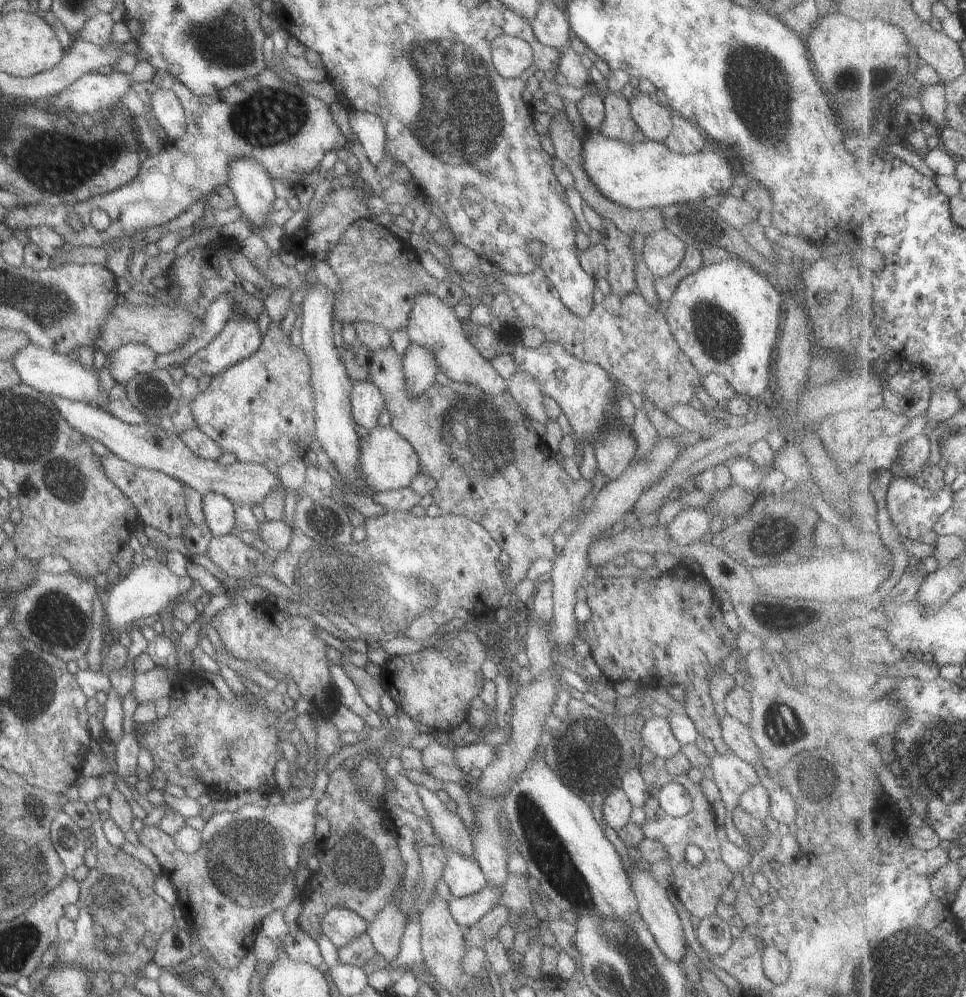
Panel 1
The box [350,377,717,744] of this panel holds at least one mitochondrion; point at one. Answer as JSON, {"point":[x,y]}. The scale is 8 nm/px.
{"point":[473,435]}

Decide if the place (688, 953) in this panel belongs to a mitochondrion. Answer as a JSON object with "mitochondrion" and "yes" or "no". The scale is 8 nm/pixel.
{"mitochondrion":"no"}

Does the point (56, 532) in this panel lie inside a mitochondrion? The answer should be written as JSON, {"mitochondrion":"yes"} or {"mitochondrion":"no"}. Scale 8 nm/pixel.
{"mitochondrion":"no"}

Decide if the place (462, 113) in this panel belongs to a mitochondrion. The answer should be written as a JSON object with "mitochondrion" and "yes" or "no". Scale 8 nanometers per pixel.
{"mitochondrion":"yes"}

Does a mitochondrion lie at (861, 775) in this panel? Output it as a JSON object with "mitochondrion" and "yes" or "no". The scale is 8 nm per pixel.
{"mitochondrion":"no"}

